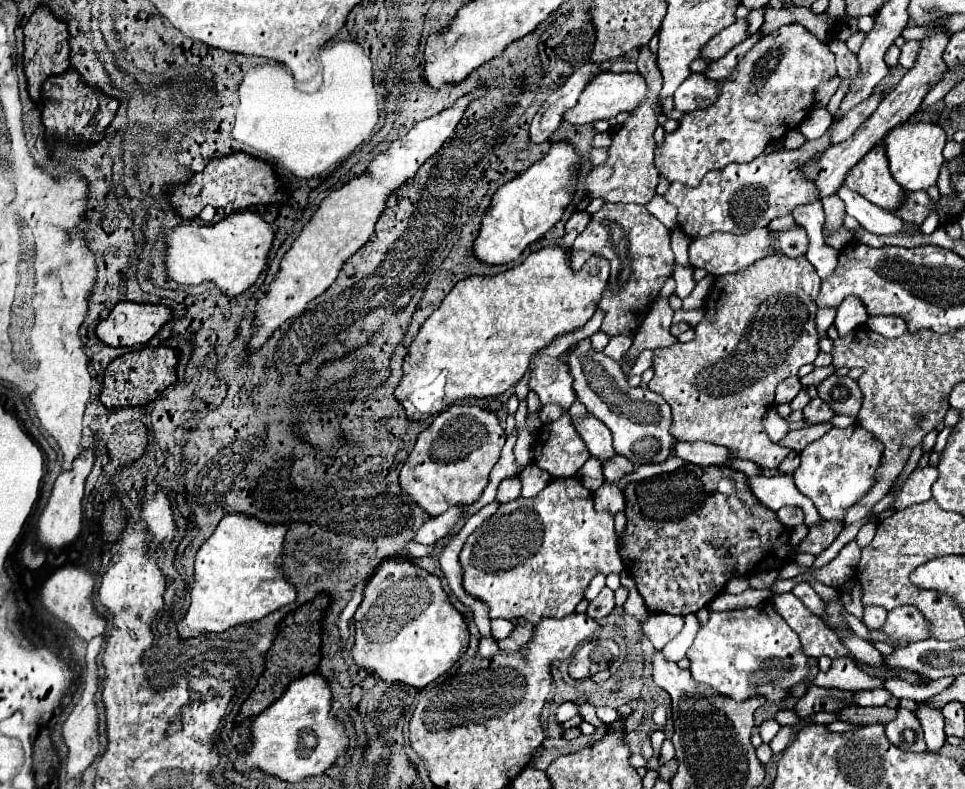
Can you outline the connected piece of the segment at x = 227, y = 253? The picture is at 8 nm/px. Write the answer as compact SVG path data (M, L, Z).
M240 211L238 215L228 215L222 219L222 223L214 225L180 225L174 231L164 233L168 249L166 249L166 273L170 279L186 285L202 283L202 281L214 281L222 293L228 297L236 297L244 291L248 291L262 271L268 265L268 253L274 243L274 229L270 223L266 223L258 213L254 211Z

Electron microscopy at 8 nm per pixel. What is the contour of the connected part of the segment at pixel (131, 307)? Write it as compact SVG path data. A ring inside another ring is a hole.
M122 301L104 321L100 321L96 335L112 347L142 345L148 343L170 319L172 309L168 305Z

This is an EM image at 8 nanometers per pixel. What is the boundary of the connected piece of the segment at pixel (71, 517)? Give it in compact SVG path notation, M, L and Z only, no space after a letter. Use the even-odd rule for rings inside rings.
M82 449L82 453L74 459L72 463L72 469L70 471L64 471L60 473L60 477L56 479L54 483L54 489L52 489L52 495L38 519L38 541L40 545L44 545L46 549L52 549L52 551L58 551L66 545L70 545L80 529L82 529L82 499L84 499L84 485L86 485L86 479L92 471L96 463L96 453L92 449Z

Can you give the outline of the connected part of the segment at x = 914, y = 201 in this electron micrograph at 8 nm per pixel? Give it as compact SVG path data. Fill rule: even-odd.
M916 191L914 195L906 193L908 199L906 199L906 207L902 211L896 211L898 215L902 215L904 219L910 219L914 223L922 223L928 215L928 207L930 207L930 197L926 191Z

